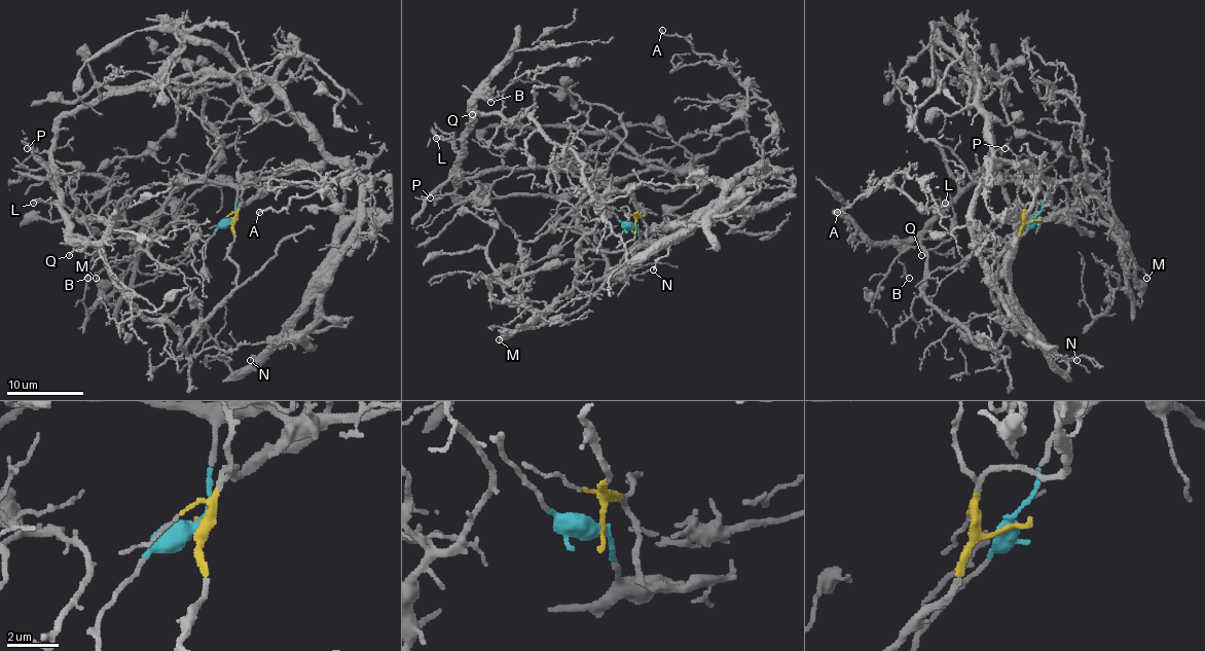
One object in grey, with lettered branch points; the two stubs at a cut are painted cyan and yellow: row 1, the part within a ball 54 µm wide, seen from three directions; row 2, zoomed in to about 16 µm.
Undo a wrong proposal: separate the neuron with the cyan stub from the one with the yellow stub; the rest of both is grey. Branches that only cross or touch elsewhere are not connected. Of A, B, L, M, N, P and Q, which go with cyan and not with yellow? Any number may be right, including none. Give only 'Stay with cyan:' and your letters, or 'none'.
Stay with cyan: A, M, N

